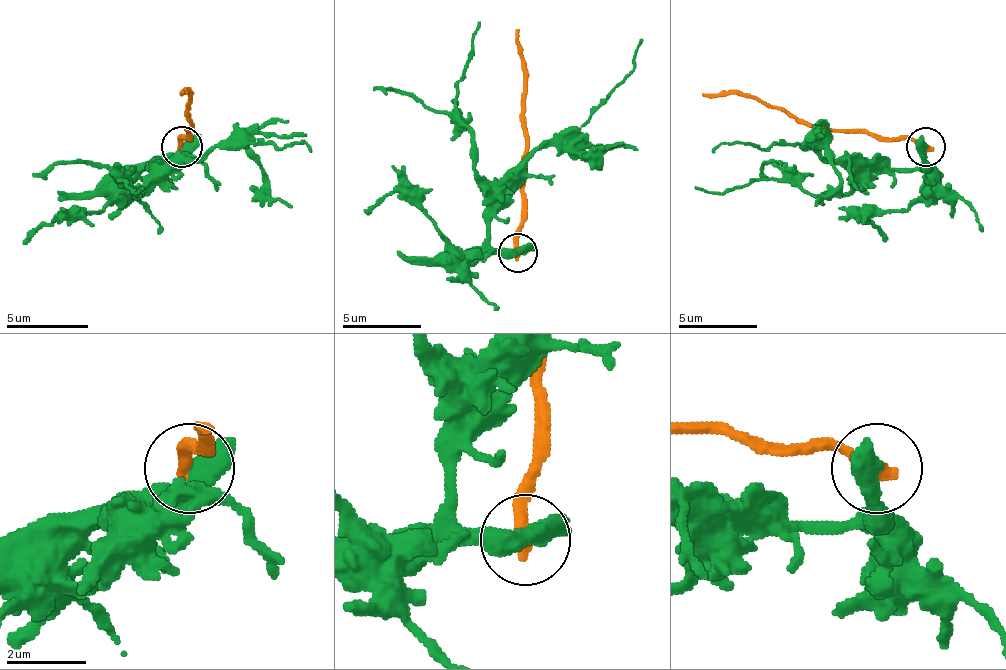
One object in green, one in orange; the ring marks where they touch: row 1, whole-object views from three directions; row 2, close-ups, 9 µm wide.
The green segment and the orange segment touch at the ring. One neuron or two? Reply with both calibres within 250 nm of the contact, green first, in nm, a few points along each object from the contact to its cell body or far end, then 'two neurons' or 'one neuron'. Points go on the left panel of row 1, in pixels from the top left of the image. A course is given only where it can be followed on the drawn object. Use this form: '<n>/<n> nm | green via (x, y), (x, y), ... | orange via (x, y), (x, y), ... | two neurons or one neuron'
700/380 nm | green via (183, 147), (171, 163), (154, 168), (183, 168), (203, 151), (248, 143), (301, 143), (309, 151) | orange via (183, 147), (191, 127), (191, 94), (179, 94) | two neurons

